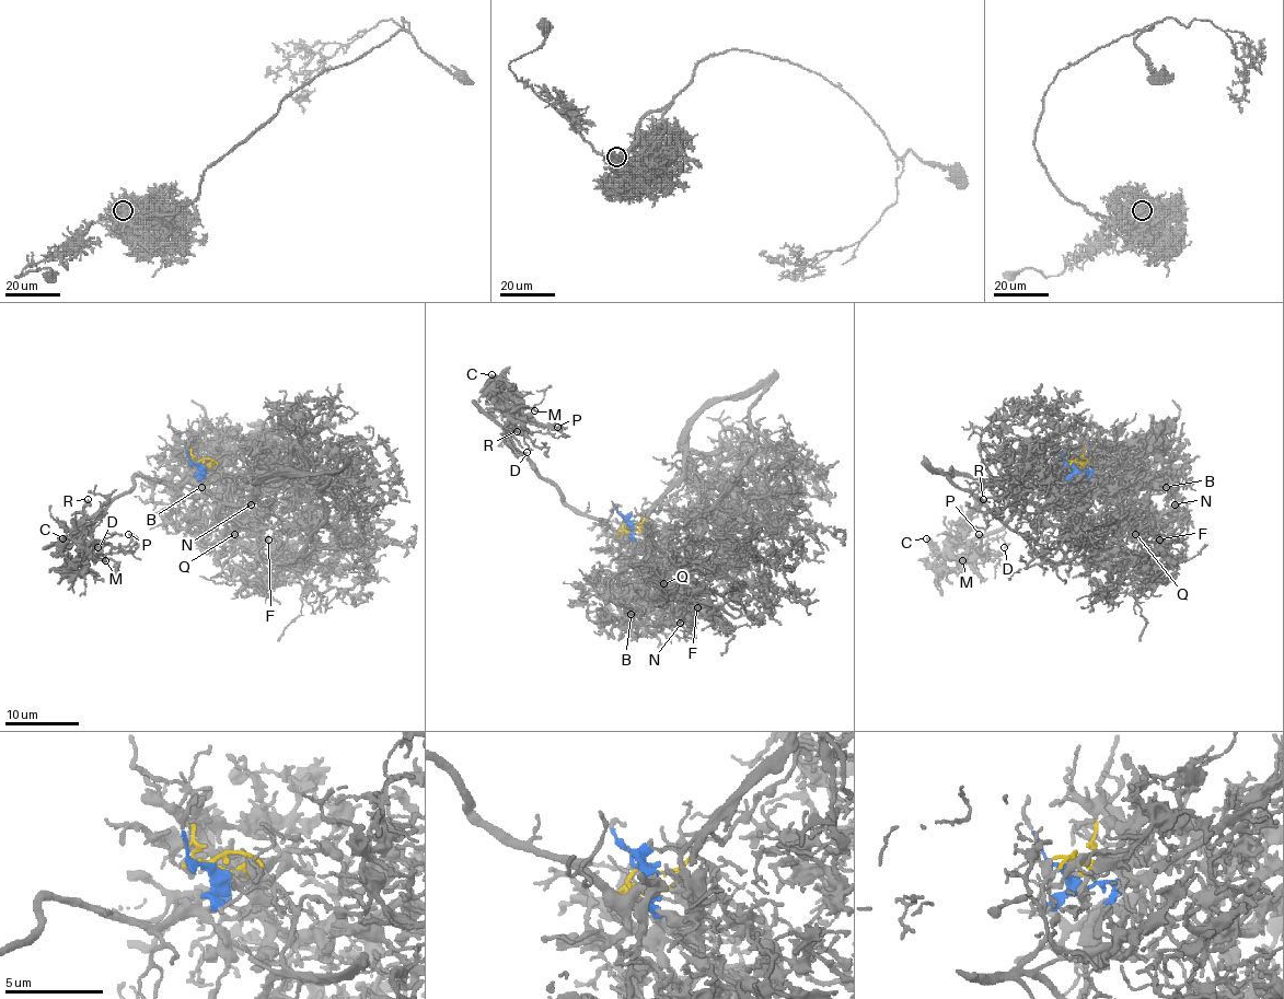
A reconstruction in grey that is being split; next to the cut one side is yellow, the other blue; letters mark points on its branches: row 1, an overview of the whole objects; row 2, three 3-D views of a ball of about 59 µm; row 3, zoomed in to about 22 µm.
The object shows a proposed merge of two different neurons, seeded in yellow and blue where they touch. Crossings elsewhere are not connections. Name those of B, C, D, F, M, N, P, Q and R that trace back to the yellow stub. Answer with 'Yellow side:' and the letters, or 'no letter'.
Yellow side: B, F, N, Q

